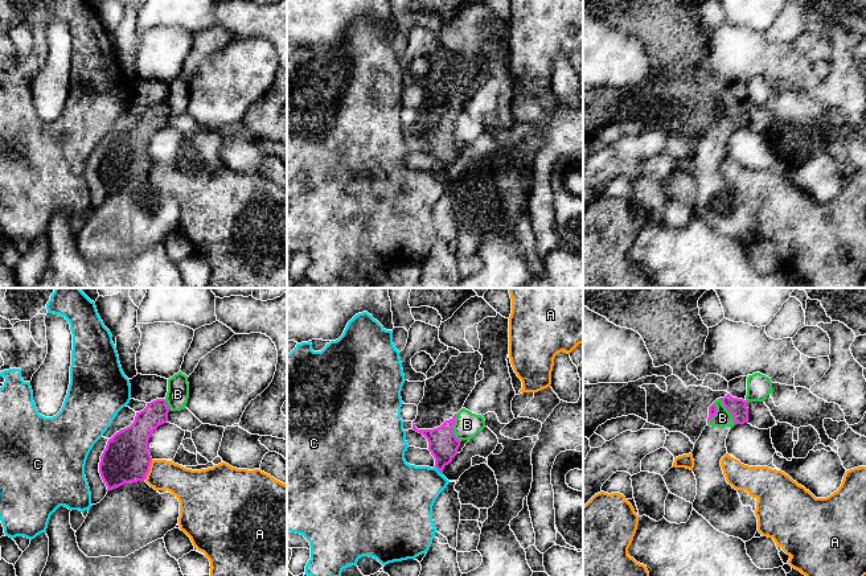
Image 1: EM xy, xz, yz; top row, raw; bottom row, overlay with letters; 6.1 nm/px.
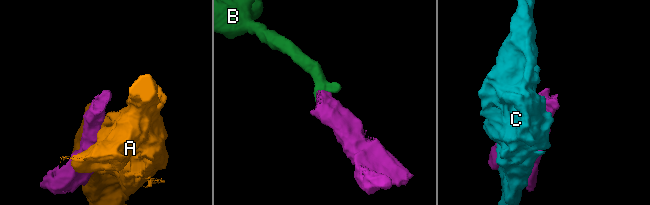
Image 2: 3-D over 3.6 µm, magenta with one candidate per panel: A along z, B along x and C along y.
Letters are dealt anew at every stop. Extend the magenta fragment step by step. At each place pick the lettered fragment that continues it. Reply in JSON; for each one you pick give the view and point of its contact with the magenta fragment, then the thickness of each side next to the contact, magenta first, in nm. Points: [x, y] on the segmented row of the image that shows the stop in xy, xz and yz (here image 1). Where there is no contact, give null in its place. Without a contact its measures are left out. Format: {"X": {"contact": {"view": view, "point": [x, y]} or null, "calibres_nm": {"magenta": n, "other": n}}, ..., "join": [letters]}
{"join": []}

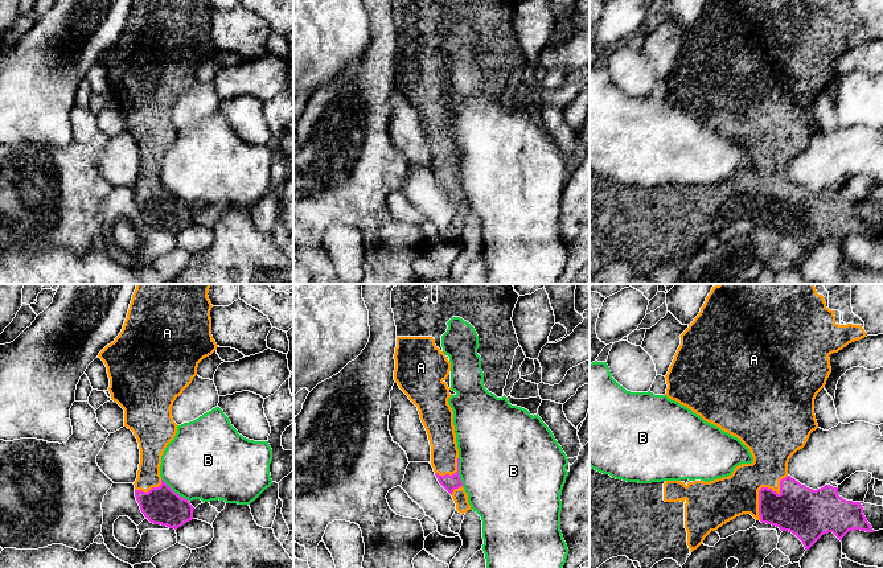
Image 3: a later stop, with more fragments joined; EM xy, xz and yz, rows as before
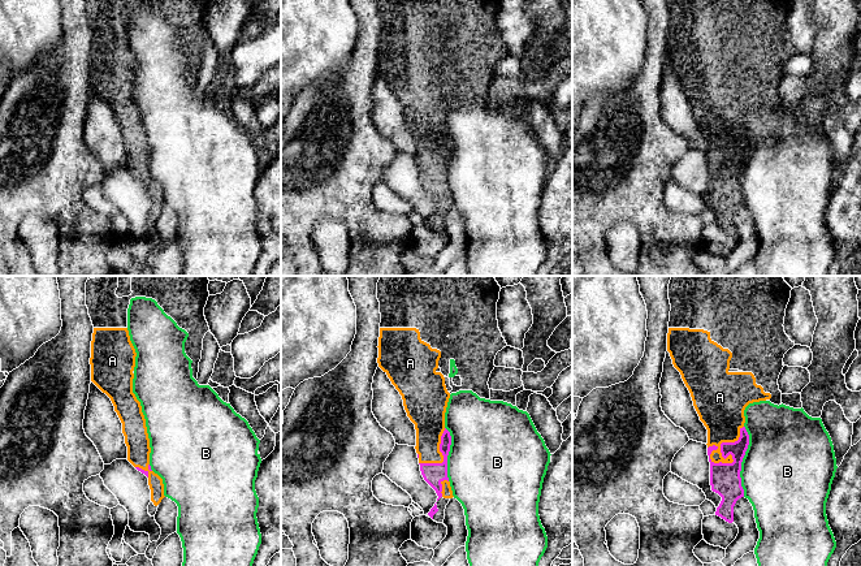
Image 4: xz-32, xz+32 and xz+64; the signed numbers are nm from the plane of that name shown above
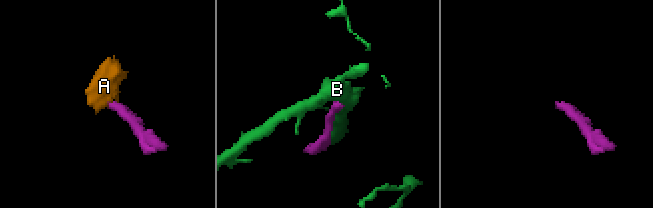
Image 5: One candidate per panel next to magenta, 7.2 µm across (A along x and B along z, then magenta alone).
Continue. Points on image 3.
{"A": {"contact": {"view": "yz", "point": [763, 488]}, "calibres_nm": {"magenta": 300, "other": 260}}, "join": ["A"]}

